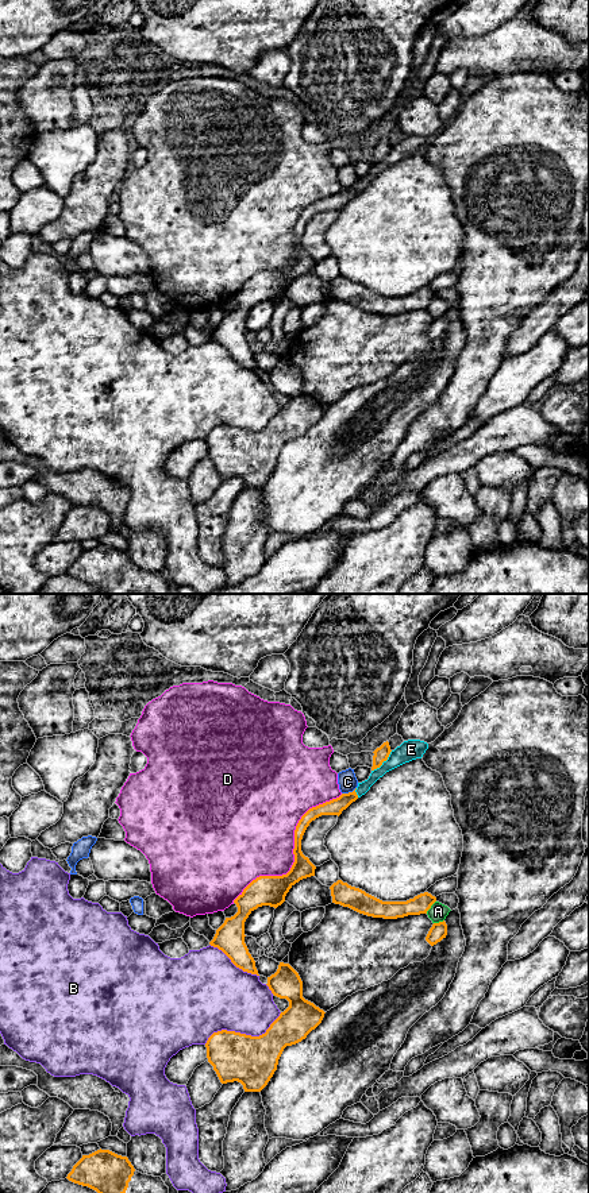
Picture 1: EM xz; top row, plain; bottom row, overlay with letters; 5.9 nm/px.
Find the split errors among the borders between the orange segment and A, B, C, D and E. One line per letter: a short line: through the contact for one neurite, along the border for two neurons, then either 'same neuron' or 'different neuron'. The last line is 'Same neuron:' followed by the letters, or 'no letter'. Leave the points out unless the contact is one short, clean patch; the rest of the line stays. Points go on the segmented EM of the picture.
A: different neuron
B: different neuron
C: different neuron
D: different neuron
E: different neuron
Same neuron: no letter

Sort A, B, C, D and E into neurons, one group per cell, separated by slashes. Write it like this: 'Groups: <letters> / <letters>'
Groups: A E / B / C / D

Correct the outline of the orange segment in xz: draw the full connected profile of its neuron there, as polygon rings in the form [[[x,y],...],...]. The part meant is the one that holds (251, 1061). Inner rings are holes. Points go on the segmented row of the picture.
[[[280,962],[266,985],[274,996],[286,999],[289,1007],[265,1034],[251,1036],[222,1030],[205,1043],[208,1062],[220,1082],[238,1081],[245,1092],[261,1092],[277,1070],[284,1049],[305,1039],[326,1014],[303,997],[303,981],[289,964]]]

